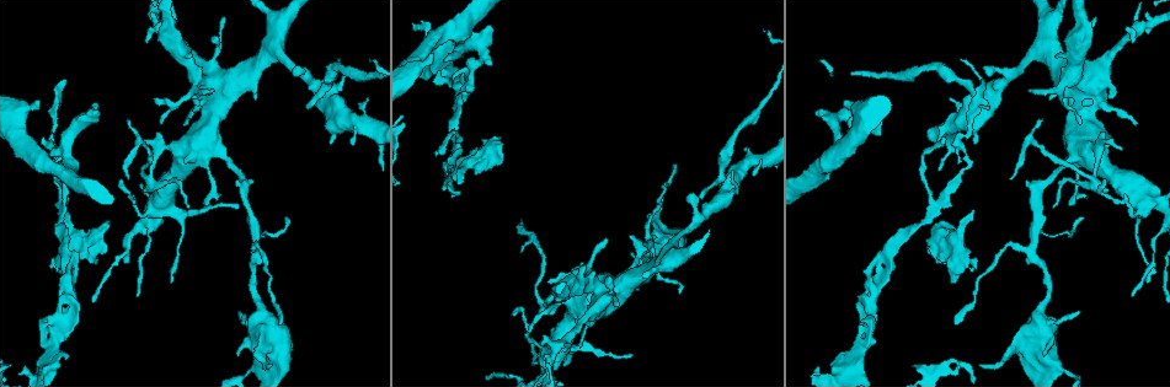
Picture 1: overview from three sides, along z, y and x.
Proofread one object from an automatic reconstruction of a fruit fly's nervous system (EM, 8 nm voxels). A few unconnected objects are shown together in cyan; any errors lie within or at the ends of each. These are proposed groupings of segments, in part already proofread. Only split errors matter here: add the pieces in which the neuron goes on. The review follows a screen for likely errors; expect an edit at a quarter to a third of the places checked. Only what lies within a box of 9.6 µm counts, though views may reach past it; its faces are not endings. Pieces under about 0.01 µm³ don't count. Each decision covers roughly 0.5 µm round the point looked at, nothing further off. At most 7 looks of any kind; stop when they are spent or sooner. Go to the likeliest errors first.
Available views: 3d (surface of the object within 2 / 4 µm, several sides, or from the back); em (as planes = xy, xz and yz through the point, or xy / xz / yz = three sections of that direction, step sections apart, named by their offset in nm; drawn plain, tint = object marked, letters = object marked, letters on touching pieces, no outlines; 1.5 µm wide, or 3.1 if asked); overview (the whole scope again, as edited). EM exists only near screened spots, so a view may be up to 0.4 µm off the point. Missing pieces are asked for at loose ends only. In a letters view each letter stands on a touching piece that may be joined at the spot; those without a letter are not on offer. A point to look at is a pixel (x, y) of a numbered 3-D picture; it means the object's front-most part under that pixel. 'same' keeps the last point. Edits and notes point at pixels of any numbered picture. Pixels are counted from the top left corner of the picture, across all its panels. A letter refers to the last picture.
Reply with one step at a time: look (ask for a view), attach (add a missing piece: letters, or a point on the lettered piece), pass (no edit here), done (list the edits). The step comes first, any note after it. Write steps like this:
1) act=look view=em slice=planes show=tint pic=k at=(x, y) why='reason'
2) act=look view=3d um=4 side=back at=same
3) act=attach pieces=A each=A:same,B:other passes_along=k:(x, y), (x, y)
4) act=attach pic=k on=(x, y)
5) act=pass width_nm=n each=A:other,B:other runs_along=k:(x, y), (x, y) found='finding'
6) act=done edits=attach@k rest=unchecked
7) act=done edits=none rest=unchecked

act=look view=em slice=yz step=4 show=tint pic=1 at=(64, 79) why='an open end'

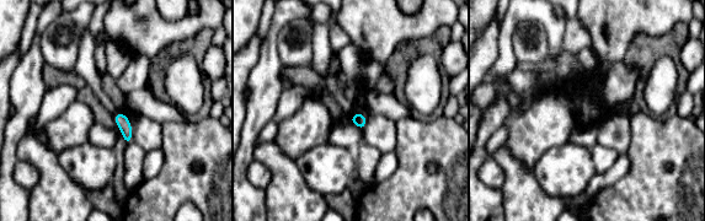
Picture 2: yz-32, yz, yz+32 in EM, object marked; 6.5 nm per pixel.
act=look view=em slice=planes show=letters at=same why='another direction'

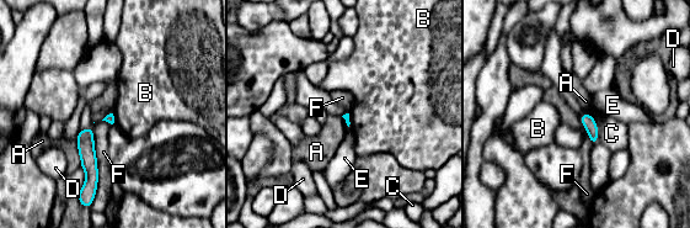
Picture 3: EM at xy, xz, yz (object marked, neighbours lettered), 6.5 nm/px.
act=pass each=A:other,B:other,C:other,D:other,E:other,F:other border=3:(76, 136), (81, 166) found='none of them fits'

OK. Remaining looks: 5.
act=look view=em slice=planes show=letters pic=1 at=(675, 163)

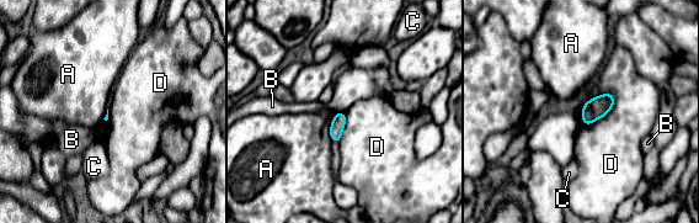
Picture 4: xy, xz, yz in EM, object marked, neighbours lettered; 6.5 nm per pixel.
act=pass each=A:other,B:other,C:other,D:other border=4:(335, 113), (330, 137), (337, 143) found='no lettered piece goes on from it'

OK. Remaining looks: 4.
act=look view=em slice=planes show=letters pic=1 at=(941, 138) why='tapers out'

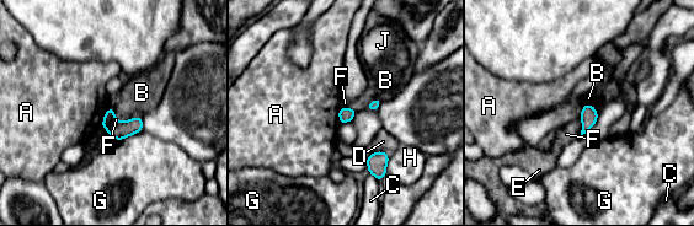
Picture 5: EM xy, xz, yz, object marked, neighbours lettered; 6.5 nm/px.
act=pass width_nm=100 each=A:other,B:other,C:other,D:other,E:other,F:other,G:other,H:other,J:other border=5:(107, 106), (100, 125) found='none of them fits'

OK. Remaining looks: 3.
act=done edits=none rest=unchecked

